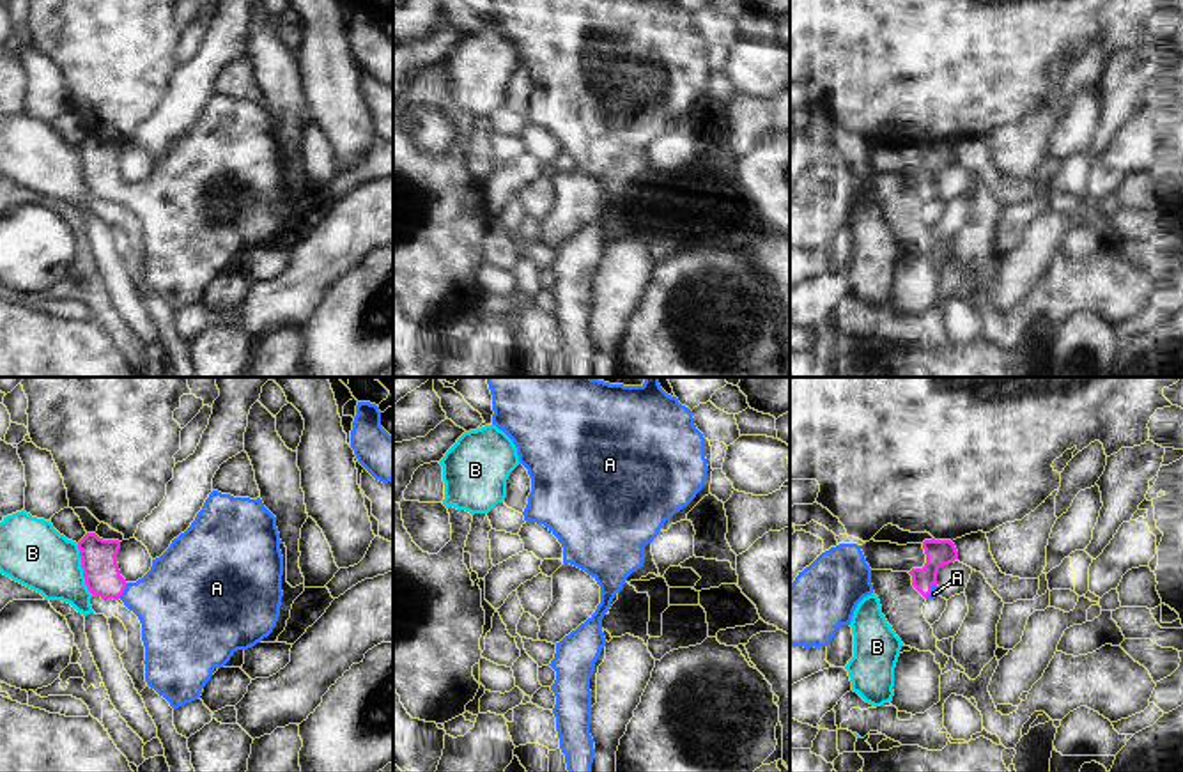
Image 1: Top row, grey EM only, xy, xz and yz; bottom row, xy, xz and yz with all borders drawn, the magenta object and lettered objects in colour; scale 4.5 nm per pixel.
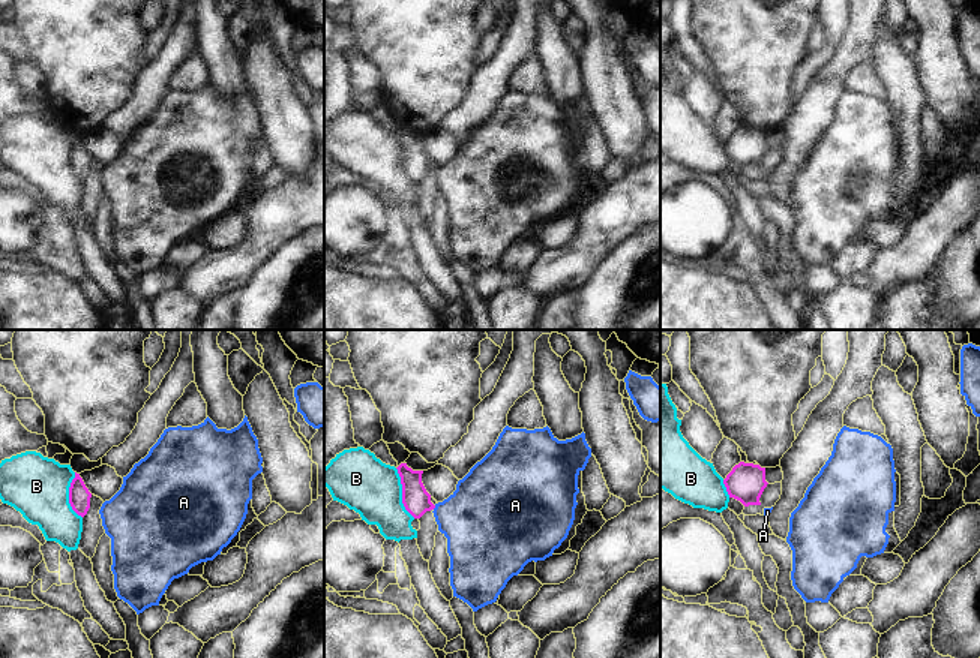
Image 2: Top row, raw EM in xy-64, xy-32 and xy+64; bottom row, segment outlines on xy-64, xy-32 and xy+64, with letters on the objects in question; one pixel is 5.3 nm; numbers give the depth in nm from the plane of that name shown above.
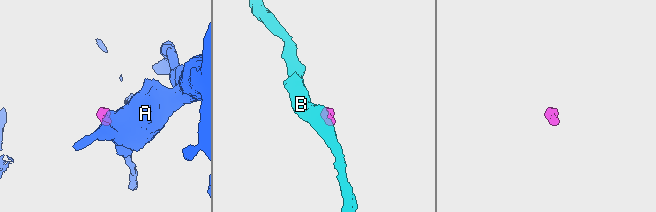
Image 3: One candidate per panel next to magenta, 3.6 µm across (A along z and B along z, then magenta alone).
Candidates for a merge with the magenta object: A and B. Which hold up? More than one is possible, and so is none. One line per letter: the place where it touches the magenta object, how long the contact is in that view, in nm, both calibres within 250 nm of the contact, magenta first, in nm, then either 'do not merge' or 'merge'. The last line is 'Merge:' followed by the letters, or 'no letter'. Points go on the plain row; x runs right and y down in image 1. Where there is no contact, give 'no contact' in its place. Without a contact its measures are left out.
A: meets magenta in xy at (124, 192); contact 90 nm long; 160 nm thick on the magenta side, 380 nm on the other; merge
B: meets magenta in xy at (84, 174); contact 260 nm long; 160 nm thick on the magenta side, 300 nm on the other; do not merge
Merge: A

